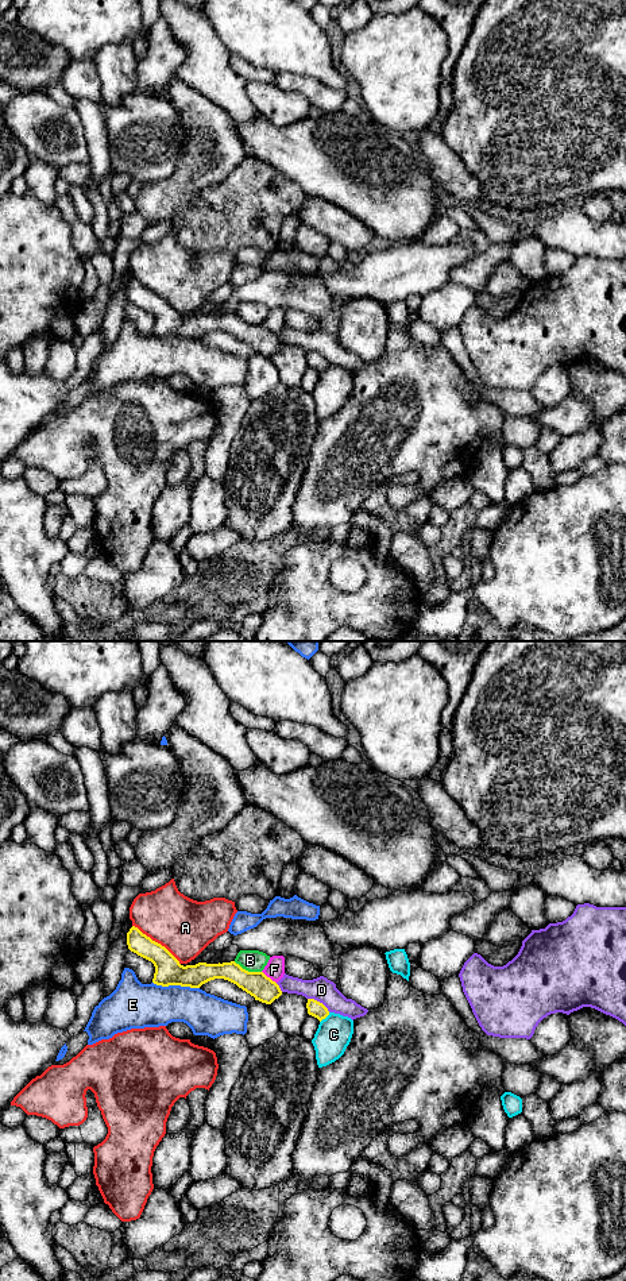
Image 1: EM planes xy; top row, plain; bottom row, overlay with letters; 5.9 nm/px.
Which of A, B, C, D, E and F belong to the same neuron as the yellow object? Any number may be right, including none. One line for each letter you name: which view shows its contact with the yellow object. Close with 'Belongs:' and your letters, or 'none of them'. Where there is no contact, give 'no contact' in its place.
Belongs: none of them

